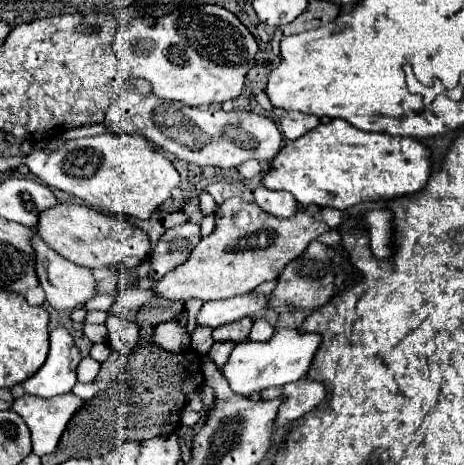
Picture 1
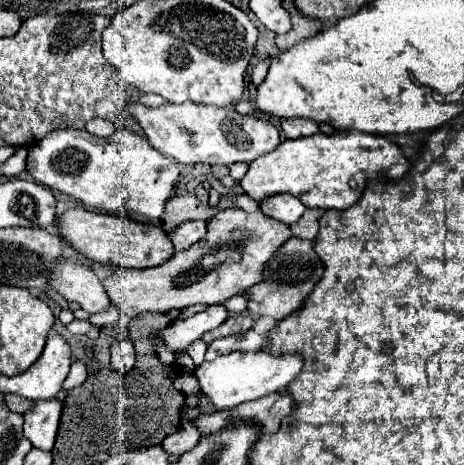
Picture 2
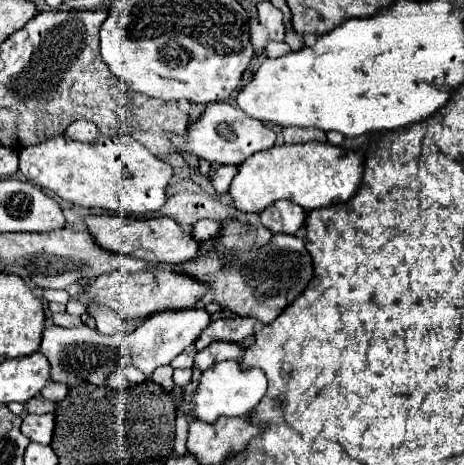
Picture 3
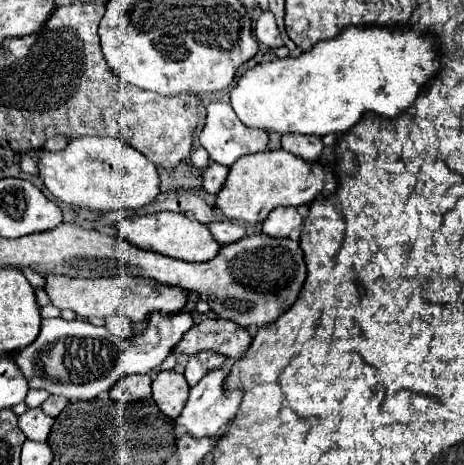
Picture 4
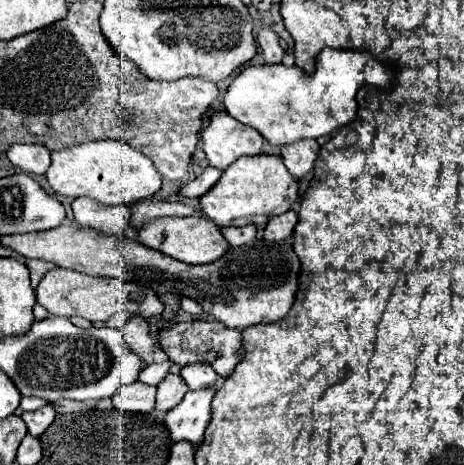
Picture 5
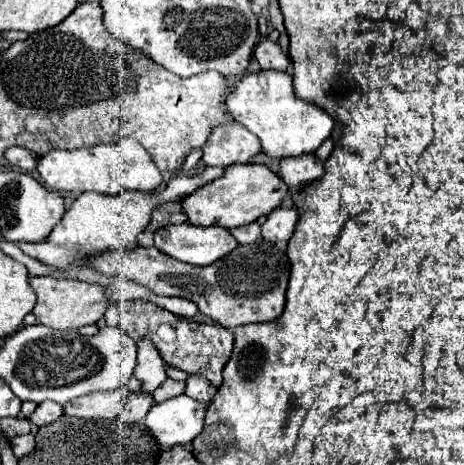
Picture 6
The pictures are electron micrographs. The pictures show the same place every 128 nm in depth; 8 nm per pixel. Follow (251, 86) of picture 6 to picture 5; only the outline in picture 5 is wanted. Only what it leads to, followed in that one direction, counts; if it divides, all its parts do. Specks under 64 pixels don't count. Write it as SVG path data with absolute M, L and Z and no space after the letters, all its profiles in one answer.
M324 48L318 52L314 72L308 74L300 66L264 64L248 66L240 72L224 96L224 106L238 122L256 128L270 144L282 146L304 138L320 138L350 124L356 118L356 94L362 86L390 92L396 82L394 62L374 56L372 52L350 52Z

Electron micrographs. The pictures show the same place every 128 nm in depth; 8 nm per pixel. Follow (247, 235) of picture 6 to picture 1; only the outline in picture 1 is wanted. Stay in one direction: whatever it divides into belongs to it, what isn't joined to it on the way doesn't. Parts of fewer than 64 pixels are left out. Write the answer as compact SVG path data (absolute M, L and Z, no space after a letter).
M186 222L182 226L164 232L164 236L158 240L148 258L150 262L148 276L152 280L158 280L168 270L180 266L184 260L188 260L192 248L198 242L200 242L200 226L192 222Z

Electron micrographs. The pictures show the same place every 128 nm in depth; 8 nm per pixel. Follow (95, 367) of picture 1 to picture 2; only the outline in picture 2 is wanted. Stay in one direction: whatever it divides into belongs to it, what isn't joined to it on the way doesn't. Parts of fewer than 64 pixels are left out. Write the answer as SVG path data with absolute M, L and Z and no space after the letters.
M76 360L72 364L72 370L68 374L68 380L64 380L64 390L78 388L80 384L86 382L86 376L88 376L88 364L84 360Z

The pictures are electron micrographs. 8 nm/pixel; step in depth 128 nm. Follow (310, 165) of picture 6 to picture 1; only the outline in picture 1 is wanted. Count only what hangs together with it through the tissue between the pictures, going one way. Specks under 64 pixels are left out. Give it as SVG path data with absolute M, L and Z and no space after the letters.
M282 112L280 114L280 130L286 140L296 140L316 128L320 124L318 116L302 114L302 112Z

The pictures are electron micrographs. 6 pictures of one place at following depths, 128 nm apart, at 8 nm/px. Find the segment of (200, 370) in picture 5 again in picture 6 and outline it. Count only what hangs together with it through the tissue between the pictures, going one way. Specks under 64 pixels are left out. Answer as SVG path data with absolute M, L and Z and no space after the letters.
M200 374L188 376L188 380L186 380L186 394L192 396L192 398L196 398L196 400L210 402L208 386L210 386L210 382L208 382L204 376L200 376Z

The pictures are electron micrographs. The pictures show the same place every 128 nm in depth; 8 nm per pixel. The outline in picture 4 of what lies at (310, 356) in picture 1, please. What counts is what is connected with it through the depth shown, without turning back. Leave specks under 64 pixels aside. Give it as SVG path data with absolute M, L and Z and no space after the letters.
M214 368L196 386L192 386L188 402L186 402L180 418L176 420L176 424L184 426L188 434L198 436L198 438L222 434L222 430L236 418L238 408L240 408L242 398L244 398L244 390L242 392L240 390L226 390L224 380L226 380L226 374L220 368Z

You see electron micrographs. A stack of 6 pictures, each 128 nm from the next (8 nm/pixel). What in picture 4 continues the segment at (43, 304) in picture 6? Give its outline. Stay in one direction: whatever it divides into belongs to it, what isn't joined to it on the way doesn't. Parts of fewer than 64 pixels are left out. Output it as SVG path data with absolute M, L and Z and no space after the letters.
M46 276L46 294L52 304L60 310L70 308L80 318L106 318L110 314L126 316L132 322L146 320L152 312L180 312L190 292L184 288L160 284L152 278L142 276L110 276L110 278L68 278L68 276Z

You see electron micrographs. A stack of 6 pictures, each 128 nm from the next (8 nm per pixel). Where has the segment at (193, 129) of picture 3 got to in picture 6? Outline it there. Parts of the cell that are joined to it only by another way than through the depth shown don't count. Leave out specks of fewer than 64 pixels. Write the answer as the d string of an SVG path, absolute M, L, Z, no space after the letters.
M232 120L212 128L202 152L206 166L228 168L236 162L250 162L252 156L260 152L260 140L248 128L244 128L244 124Z

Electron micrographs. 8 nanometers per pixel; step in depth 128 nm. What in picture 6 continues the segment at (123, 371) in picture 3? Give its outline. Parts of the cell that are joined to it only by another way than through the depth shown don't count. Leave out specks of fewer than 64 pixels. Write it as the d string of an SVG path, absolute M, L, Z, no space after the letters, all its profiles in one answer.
M130 392L128 394L128 402L124 406L124 410L120 412L120 420L122 422L142 422L146 418L146 414L150 412L154 404L152 394L148 396L148 392Z

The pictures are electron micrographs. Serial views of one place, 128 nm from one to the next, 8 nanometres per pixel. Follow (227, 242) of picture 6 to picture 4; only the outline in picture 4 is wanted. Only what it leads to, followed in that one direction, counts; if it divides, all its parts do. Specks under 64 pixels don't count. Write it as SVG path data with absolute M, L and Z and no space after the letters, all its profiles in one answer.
M156 212L156 214L148 214L148 216L130 216L130 218L122 218L116 224L120 236L124 240L128 240L130 244L134 244L136 248L142 250L150 250L150 252L158 252L170 258L180 258L186 262L206 262L212 256L216 256L216 252L220 250L220 246L216 246L216 240L212 238L210 230L200 224L198 220L192 220L188 216L180 216L178 212Z

